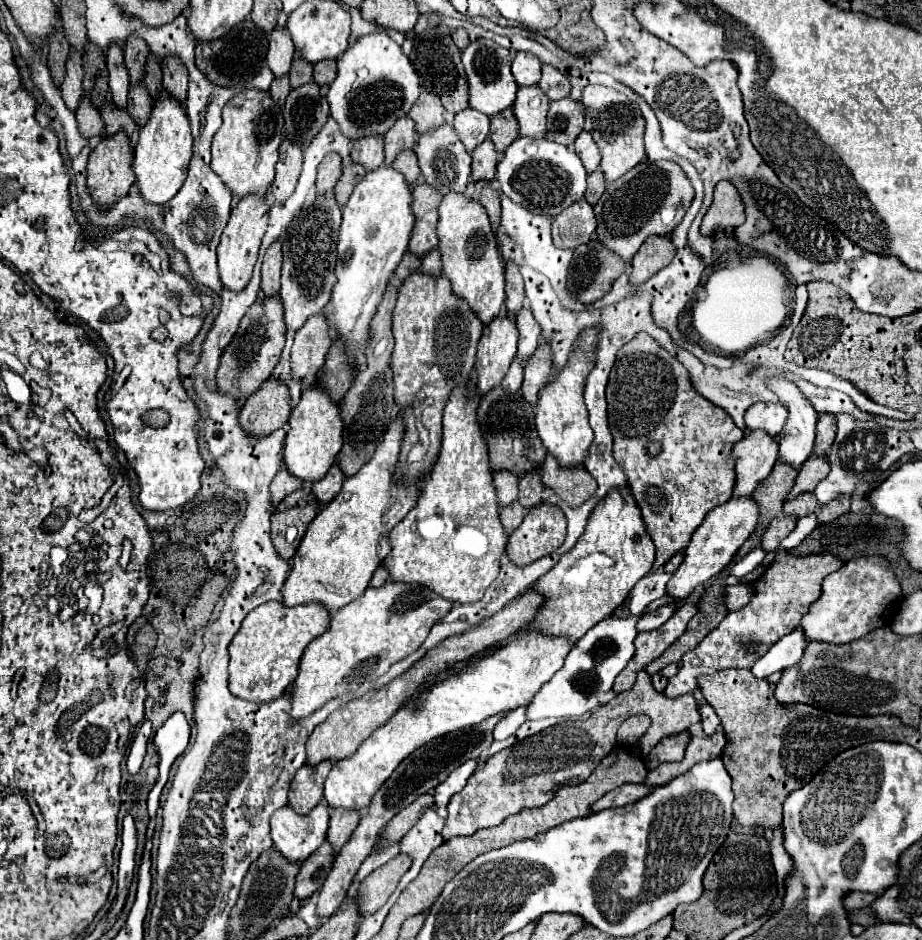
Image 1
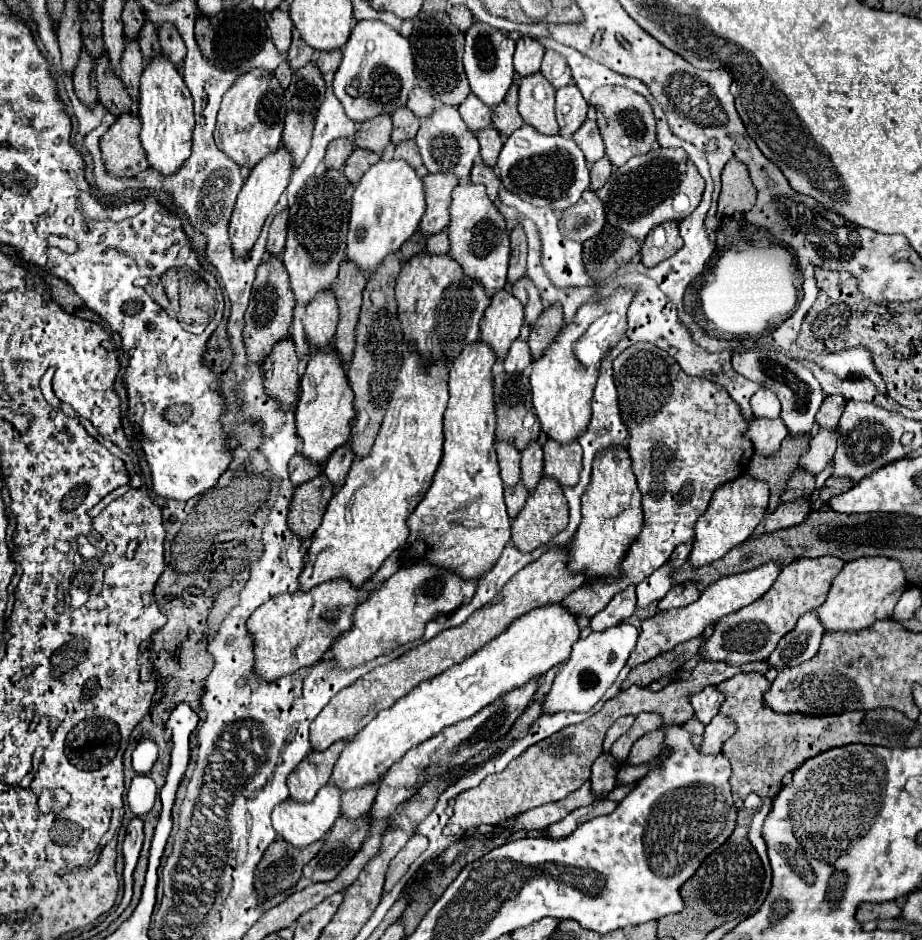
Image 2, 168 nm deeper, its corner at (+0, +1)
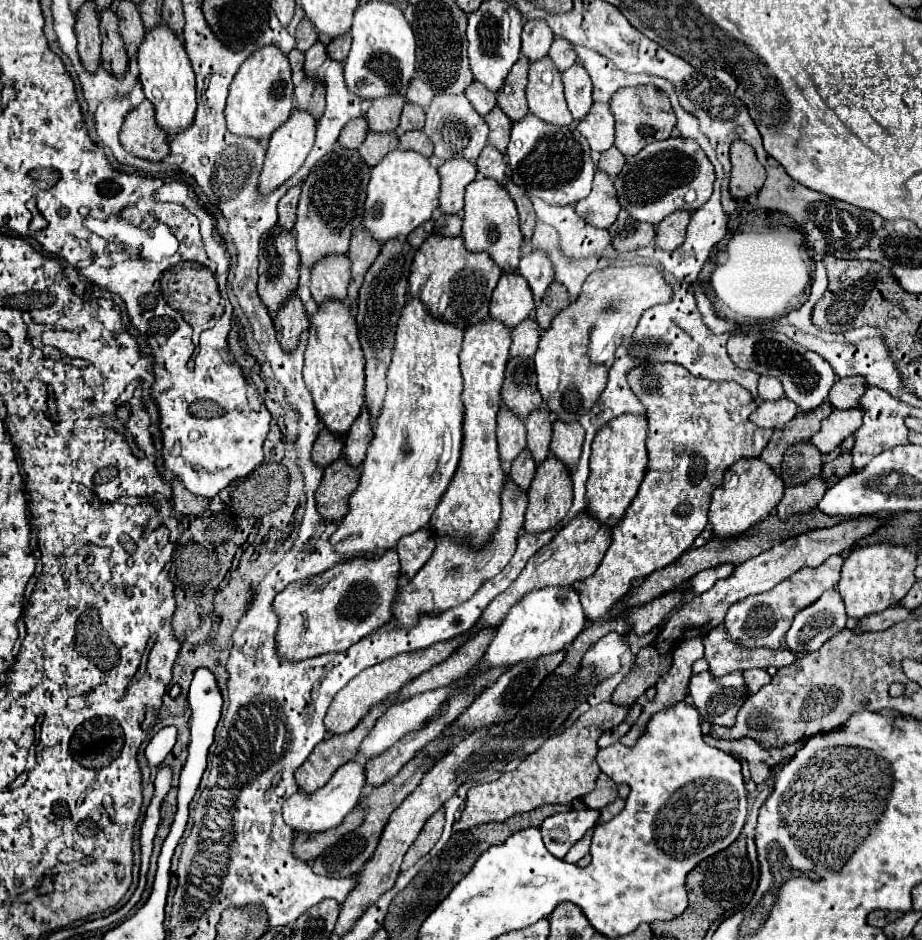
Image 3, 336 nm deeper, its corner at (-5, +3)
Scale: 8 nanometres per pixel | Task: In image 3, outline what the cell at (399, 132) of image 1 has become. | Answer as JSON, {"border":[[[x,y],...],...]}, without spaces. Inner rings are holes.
{"border":[[[407,102],[403,112],[401,112],[401,124],[399,130],[401,132],[409,132],[409,130],[421,130],[425,124],[425,110],[417,104]]]}

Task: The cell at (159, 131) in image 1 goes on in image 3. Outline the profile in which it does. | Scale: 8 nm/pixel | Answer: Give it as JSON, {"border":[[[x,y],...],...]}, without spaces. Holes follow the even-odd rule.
{"border":[[[161,22],[145,34],[143,44],[139,46],[139,80],[147,100],[155,106],[155,118],[163,132],[169,136],[187,130],[193,124],[197,100],[195,100],[195,72],[191,68],[189,56],[183,42]]]}

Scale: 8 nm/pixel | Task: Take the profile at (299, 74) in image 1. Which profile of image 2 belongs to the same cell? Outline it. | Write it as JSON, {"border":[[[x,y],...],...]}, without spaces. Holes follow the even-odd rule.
{"border":[[[302,38],[292,42],[292,46],[288,50],[288,62],[290,62],[292,70],[302,68],[304,64],[312,62],[312,58],[314,58],[314,48],[310,48]]]}

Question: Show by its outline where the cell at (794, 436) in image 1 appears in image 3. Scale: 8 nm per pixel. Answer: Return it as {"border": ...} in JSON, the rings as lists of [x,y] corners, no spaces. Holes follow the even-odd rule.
{"border":[[[755,332],[749,336],[731,336],[727,342],[727,352],[739,368],[753,370],[759,376],[779,378],[785,390],[785,398],[795,402],[799,412],[811,412],[819,408],[827,400],[829,390],[835,384],[833,368],[819,354],[809,352],[803,346],[791,342],[781,332]]]}

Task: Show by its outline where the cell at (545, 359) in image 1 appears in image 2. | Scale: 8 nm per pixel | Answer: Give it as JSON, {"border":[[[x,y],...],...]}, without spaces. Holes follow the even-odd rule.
{"border":[[[552,304],[542,310],[538,320],[530,326],[528,344],[534,358],[538,358],[548,348],[548,344],[554,340],[556,332],[560,332],[562,326],[564,326],[564,318],[562,318],[560,304]]]}

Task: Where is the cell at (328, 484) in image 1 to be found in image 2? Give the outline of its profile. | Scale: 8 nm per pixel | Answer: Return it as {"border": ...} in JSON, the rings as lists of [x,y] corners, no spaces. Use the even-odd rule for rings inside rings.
{"border":[[[340,446],[336,448],[330,458],[326,460],[324,464],[324,474],[334,482],[336,488],[340,488],[348,476],[348,470],[350,470],[350,464],[352,460],[356,458],[356,454],[352,452],[352,446]]]}

